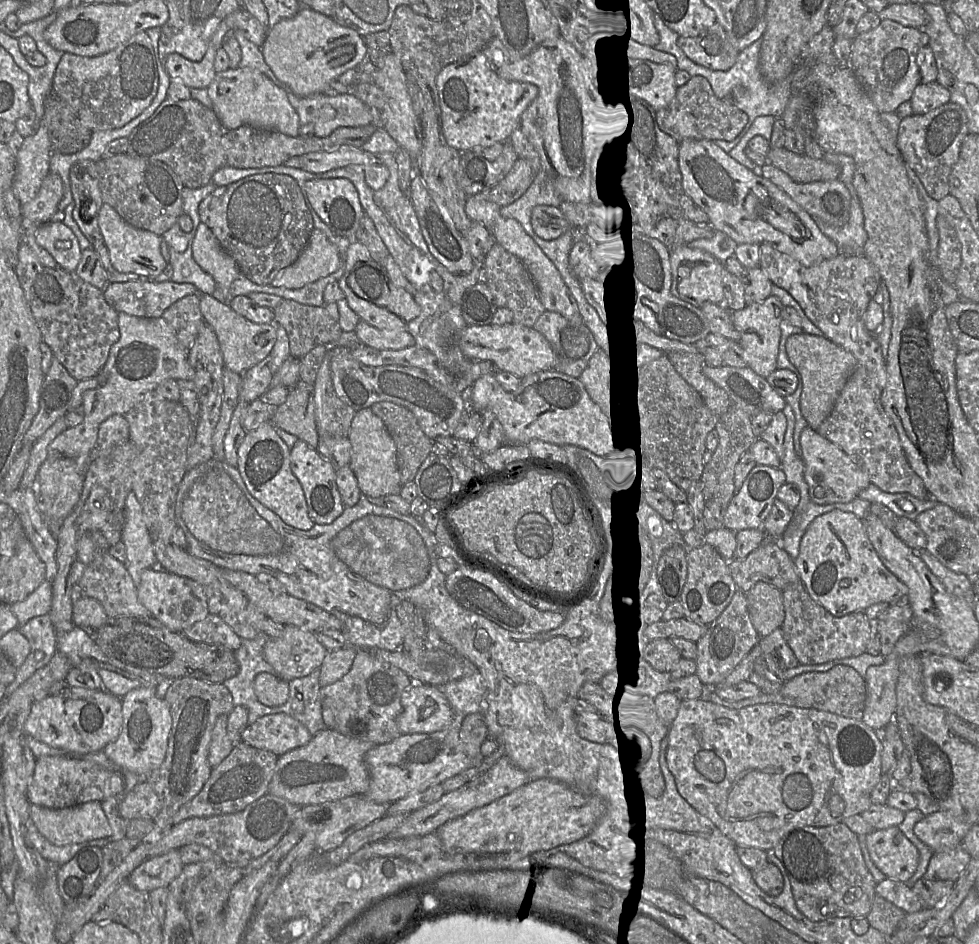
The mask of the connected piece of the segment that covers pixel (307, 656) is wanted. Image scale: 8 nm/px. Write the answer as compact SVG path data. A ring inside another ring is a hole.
M285 625L283 633L269 638L264 645L265 660L285 681L304 677L321 666L328 650L312 631Z

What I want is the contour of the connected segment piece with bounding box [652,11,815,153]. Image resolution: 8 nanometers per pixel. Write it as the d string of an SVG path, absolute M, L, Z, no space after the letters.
M652 11L654 25L660 35L659 43L655 49L674 55L677 59L677 70L687 71L692 76L703 76L711 84L714 94L723 101L732 101L732 103L748 115L748 122L733 141L711 140L726 153L729 153L748 132L754 120L763 115L770 115L776 118L781 117L787 129L800 130L804 138L808 133L813 134L815 128L815 119L813 105L810 97L806 95L792 95L791 82L792 74L784 80L770 84L763 78L759 69L759 57L762 44L762 38L756 40L746 47L738 55L735 64L727 71L711 70L704 66L694 63L690 60L678 45L680 35L668 28L662 20Z

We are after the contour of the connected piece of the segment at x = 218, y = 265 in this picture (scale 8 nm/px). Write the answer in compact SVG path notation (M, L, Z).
M200 222L192 243L192 254L196 263L216 282L216 287L229 289L241 275L235 261L220 246L211 229Z

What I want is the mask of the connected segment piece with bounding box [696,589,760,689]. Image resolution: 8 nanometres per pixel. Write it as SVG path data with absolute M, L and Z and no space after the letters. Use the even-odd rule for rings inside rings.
M738 589L730 604L696 642L696 675L708 688L722 685L728 674L742 661L760 639L750 619L746 593Z

